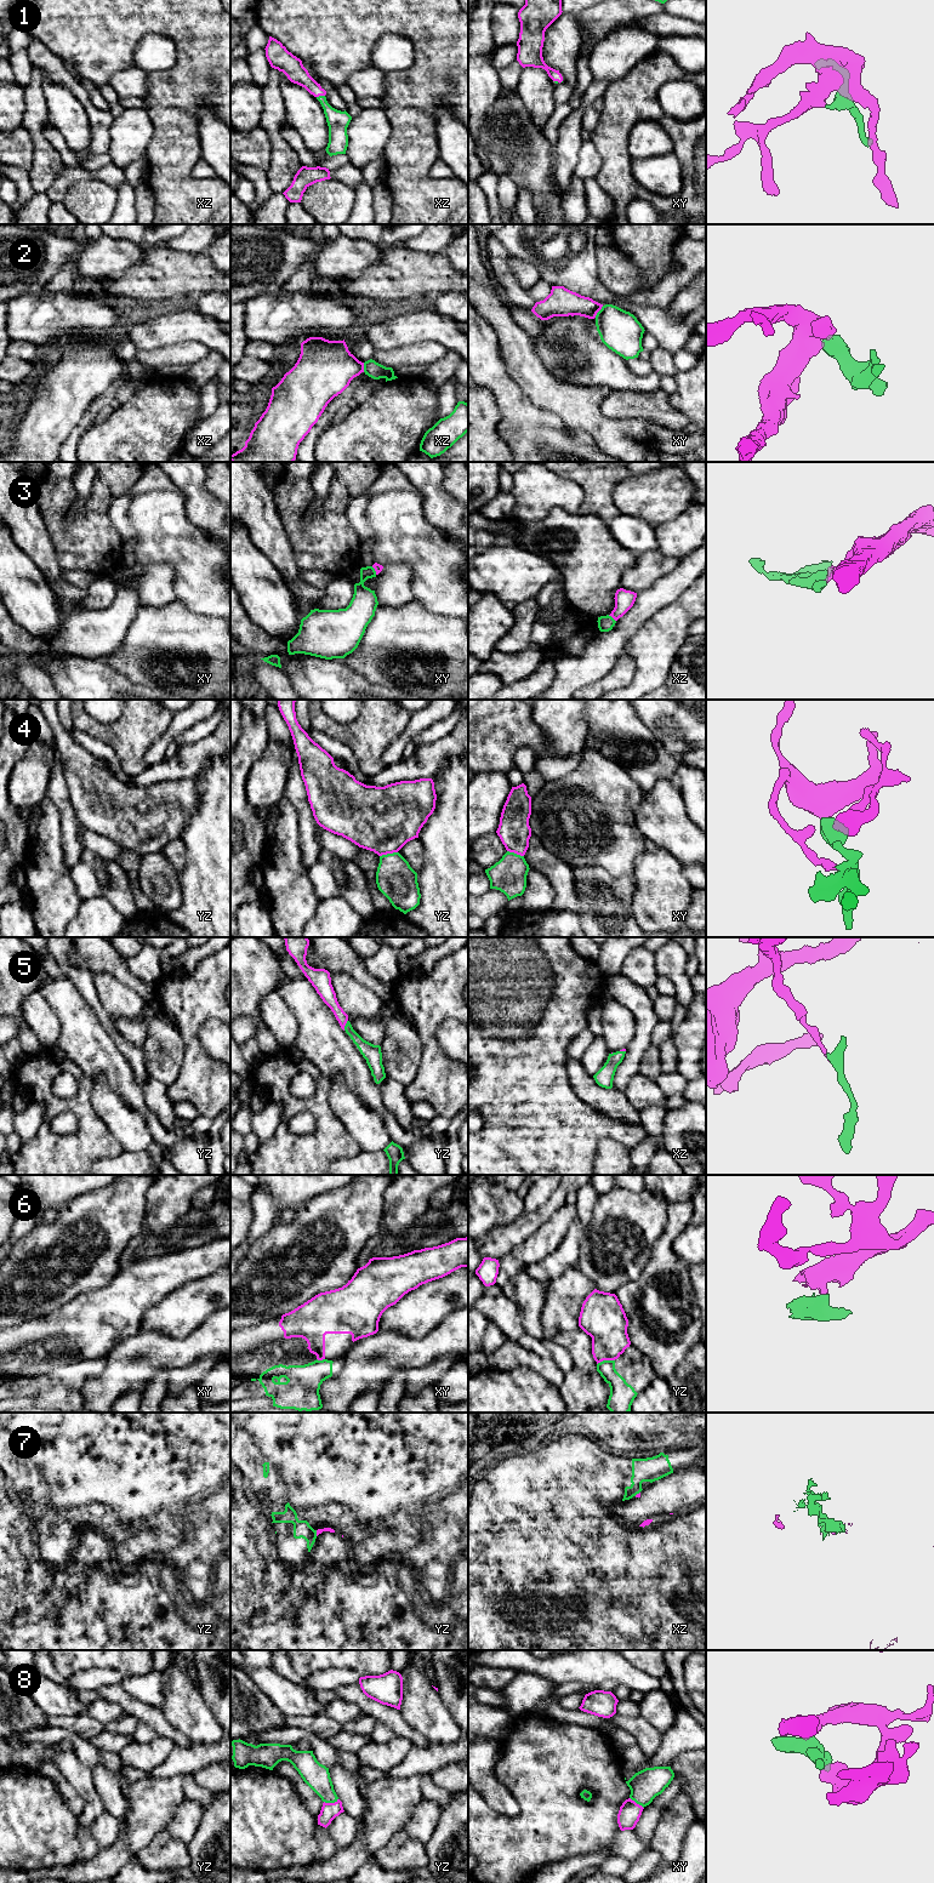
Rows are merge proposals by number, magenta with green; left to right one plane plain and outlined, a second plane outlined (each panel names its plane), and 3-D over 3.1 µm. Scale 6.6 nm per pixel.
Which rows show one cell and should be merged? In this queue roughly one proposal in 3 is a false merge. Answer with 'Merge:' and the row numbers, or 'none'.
Merge: 1, 3, 4, 5, 8

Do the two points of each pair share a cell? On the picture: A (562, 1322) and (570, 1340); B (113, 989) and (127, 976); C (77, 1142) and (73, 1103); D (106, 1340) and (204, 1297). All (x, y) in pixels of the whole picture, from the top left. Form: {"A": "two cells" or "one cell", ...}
{"A": "two cells", "B": "two cells", "C": "one cell", "D": "two cells"}

